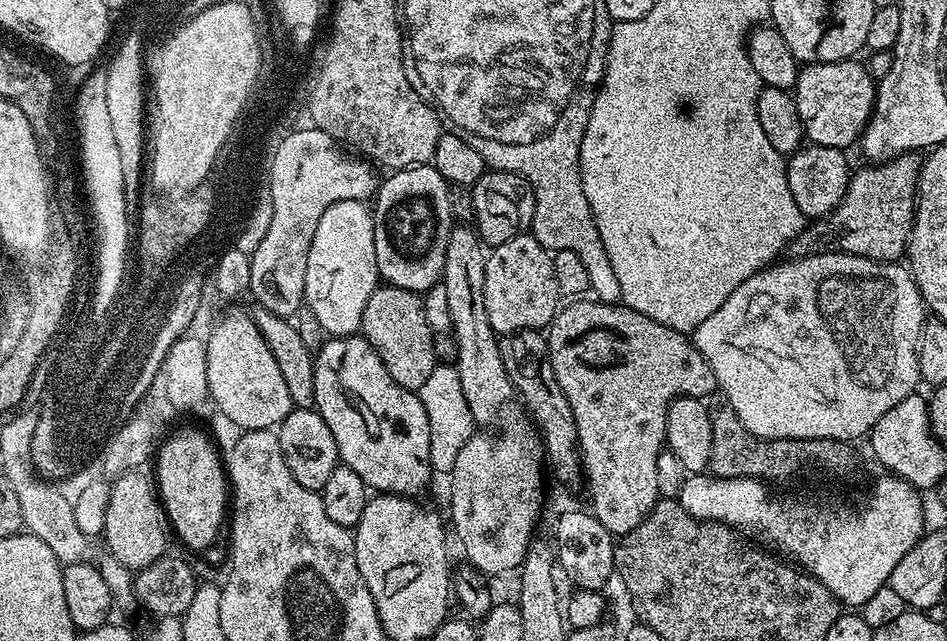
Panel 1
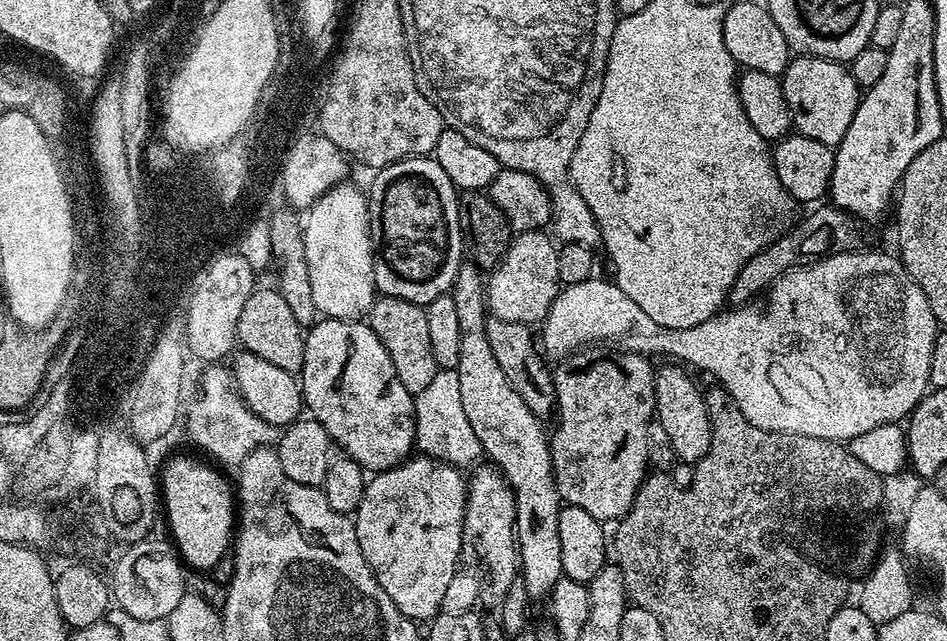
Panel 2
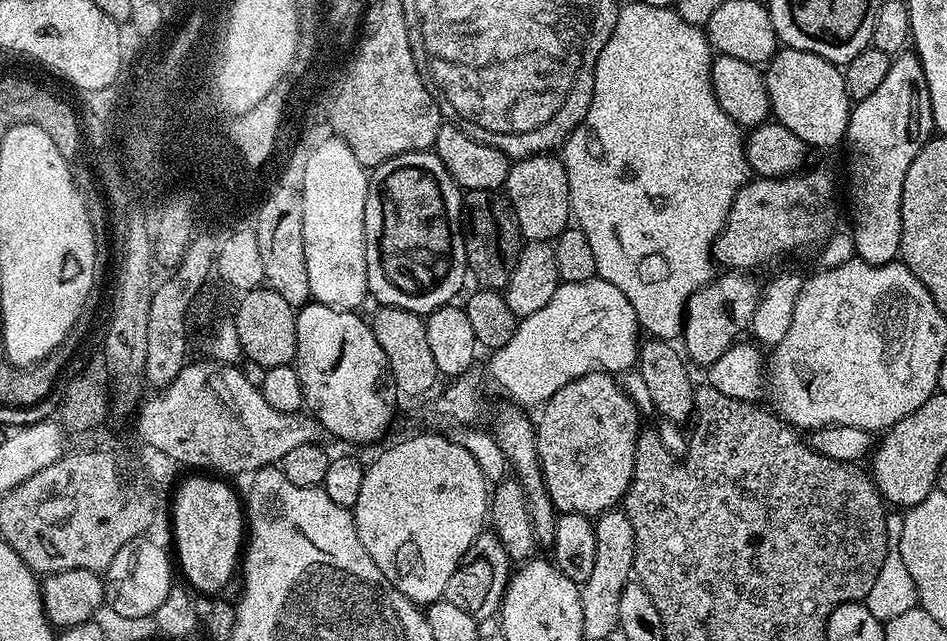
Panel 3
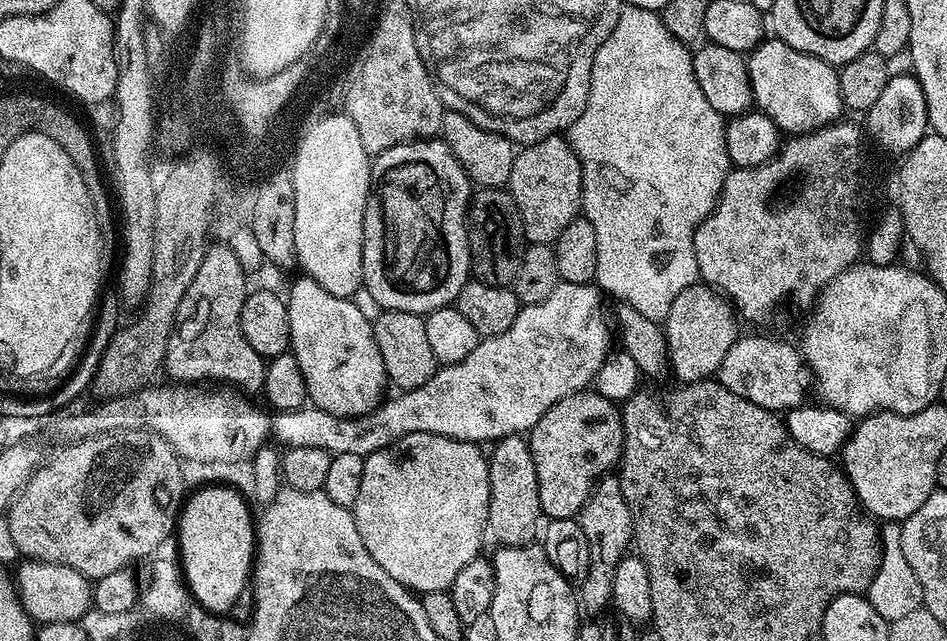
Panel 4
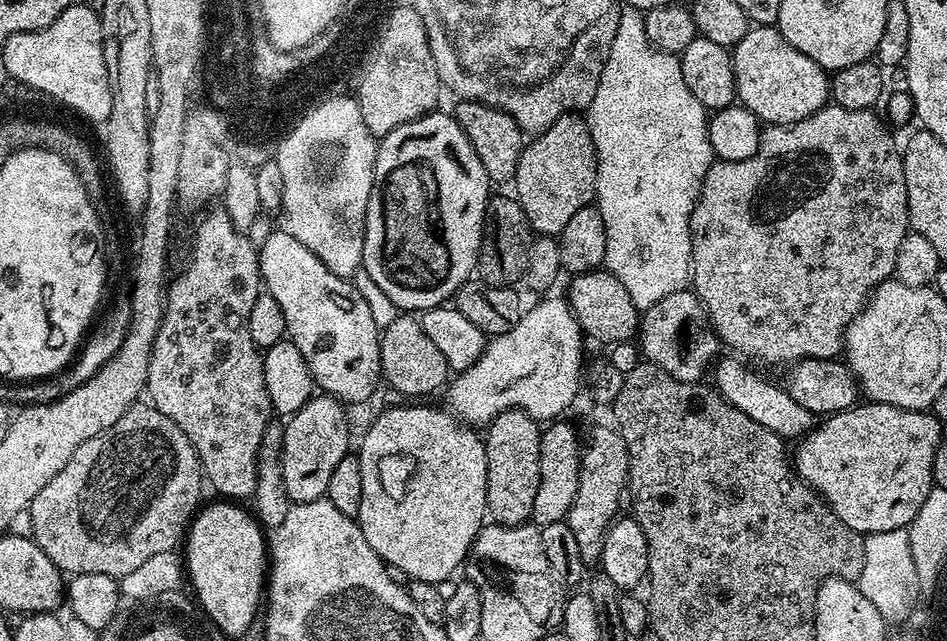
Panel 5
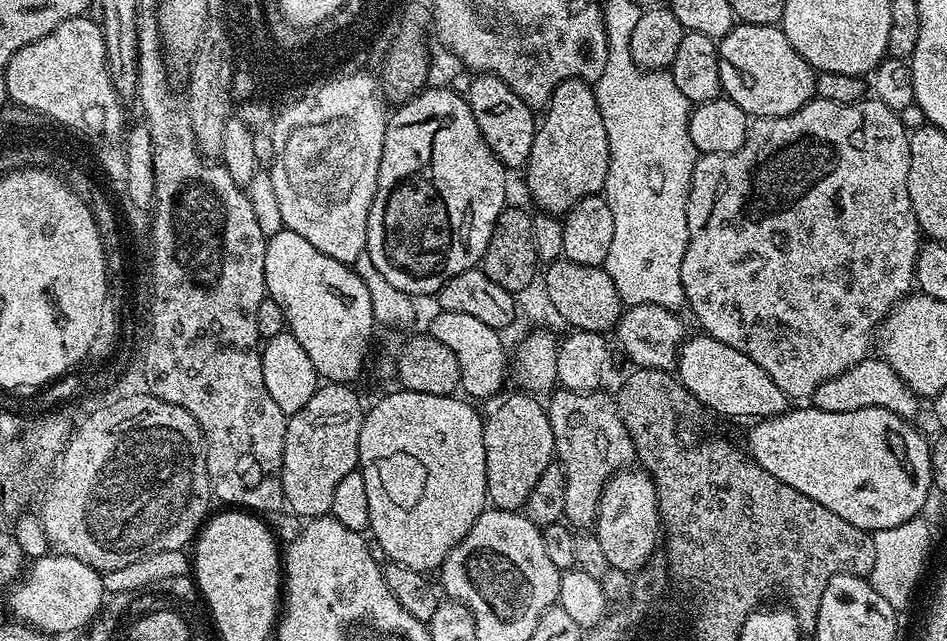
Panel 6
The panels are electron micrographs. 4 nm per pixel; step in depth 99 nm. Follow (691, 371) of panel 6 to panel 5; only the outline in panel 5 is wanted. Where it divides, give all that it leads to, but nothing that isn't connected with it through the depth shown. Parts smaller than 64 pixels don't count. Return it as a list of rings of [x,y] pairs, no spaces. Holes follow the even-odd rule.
[[[721,359],[715,365],[714,376],[716,372],[716,381],[714,387],[720,393],[720,397],[724,399],[730,406],[734,406],[738,410],[742,410],[742,414],[754,418],[754,422],[758,422],[758,426],[766,426],[766,430],[770,430],[774,434],[778,434],[786,442],[799,441],[801,436],[805,436],[807,432],[812,431],[816,427],[818,420],[815,415],[806,410],[801,403],[796,402],[789,394],[787,387],[771,384],[768,380],[763,380],[760,376],[755,376],[748,368],[743,368],[739,364],[741,361]]]

